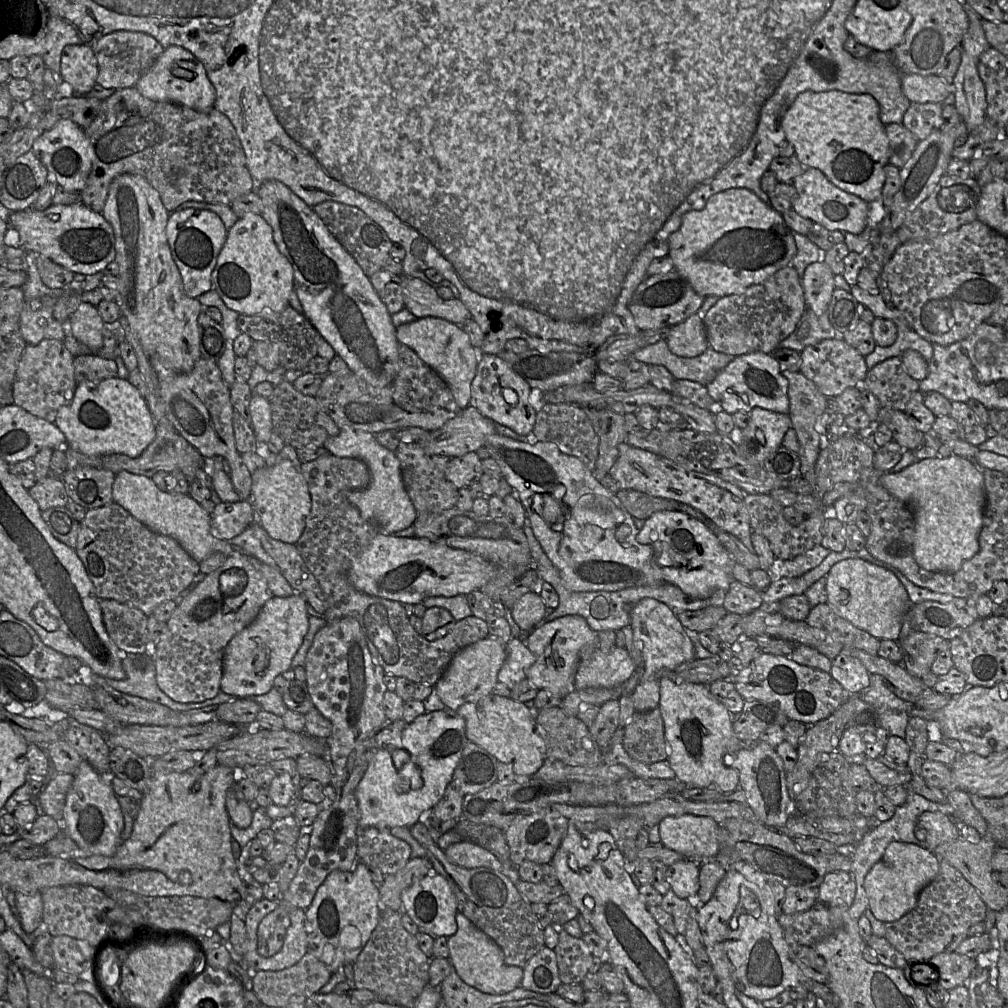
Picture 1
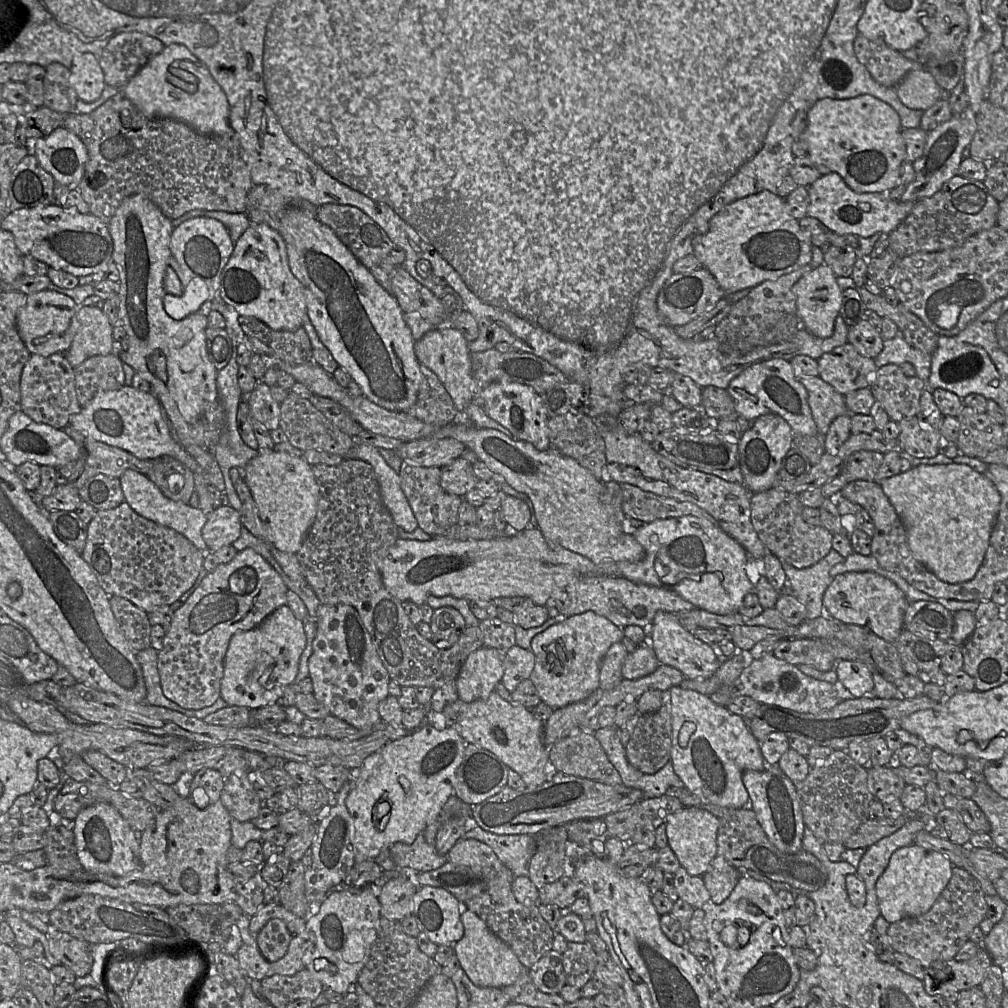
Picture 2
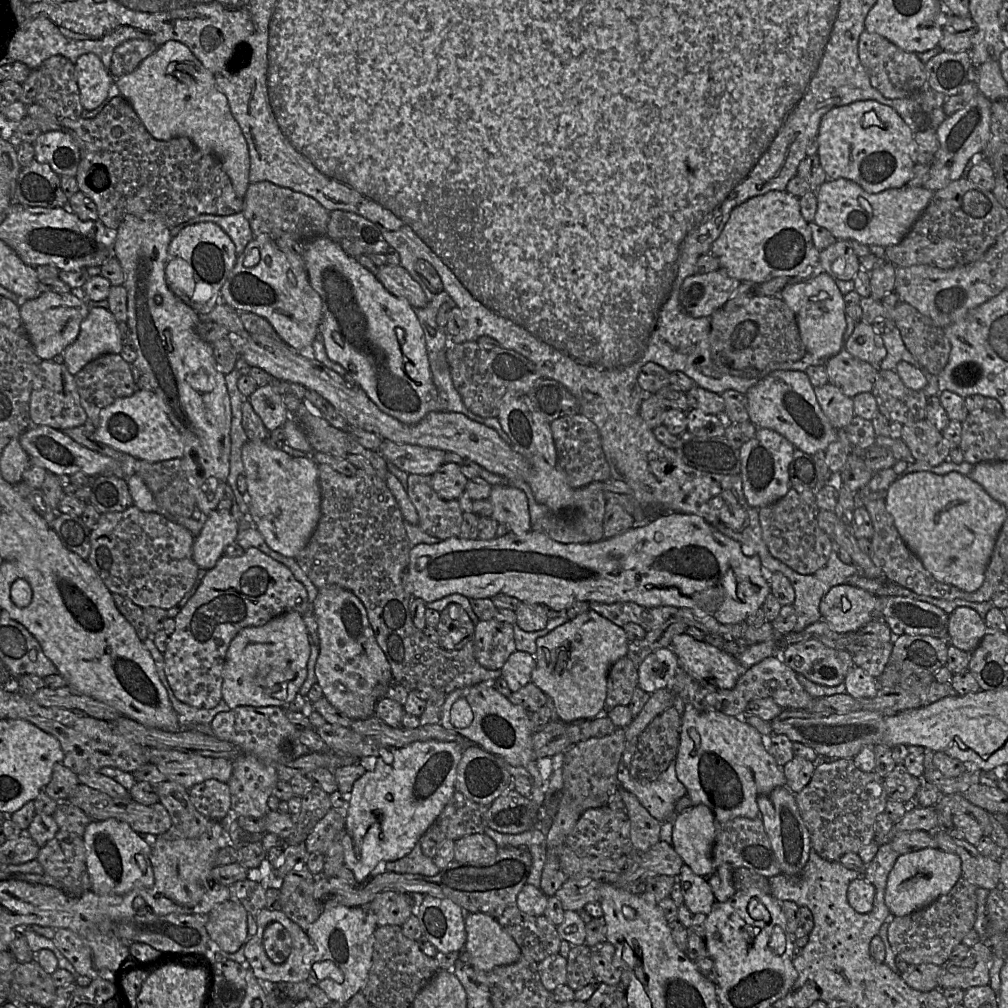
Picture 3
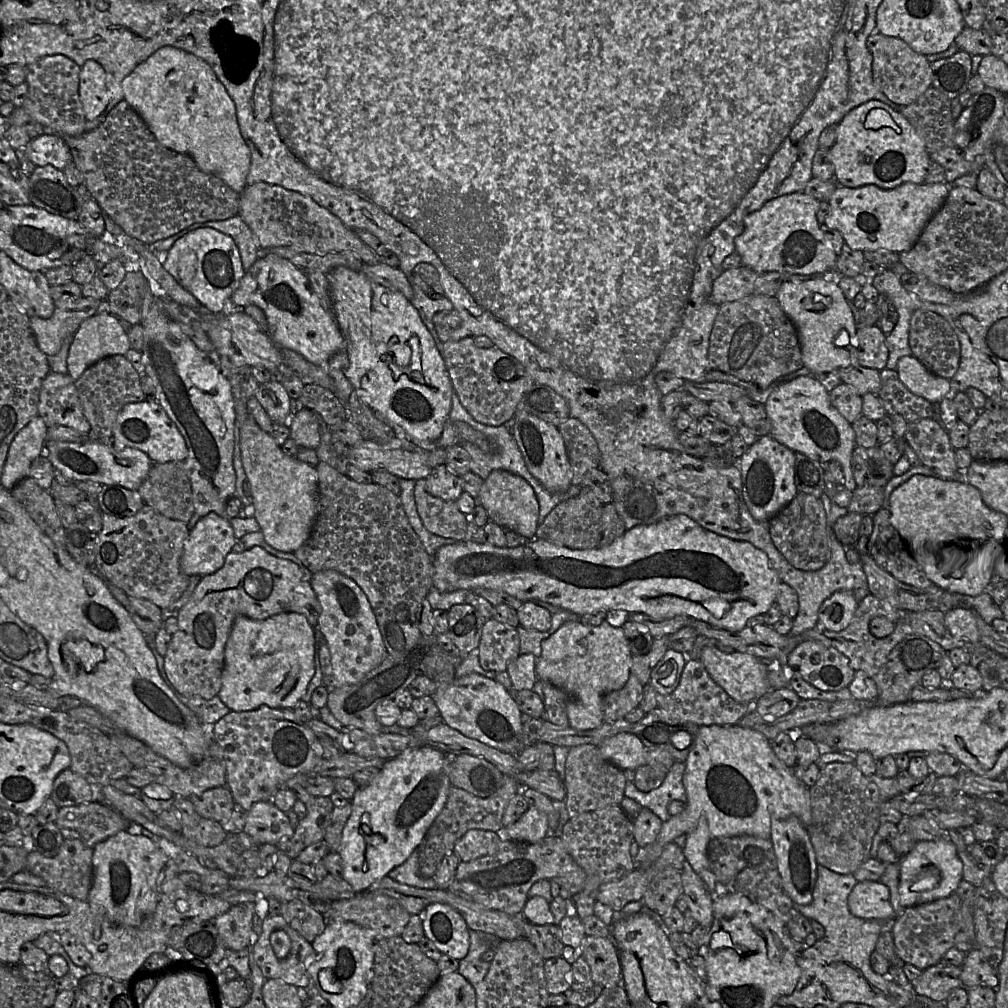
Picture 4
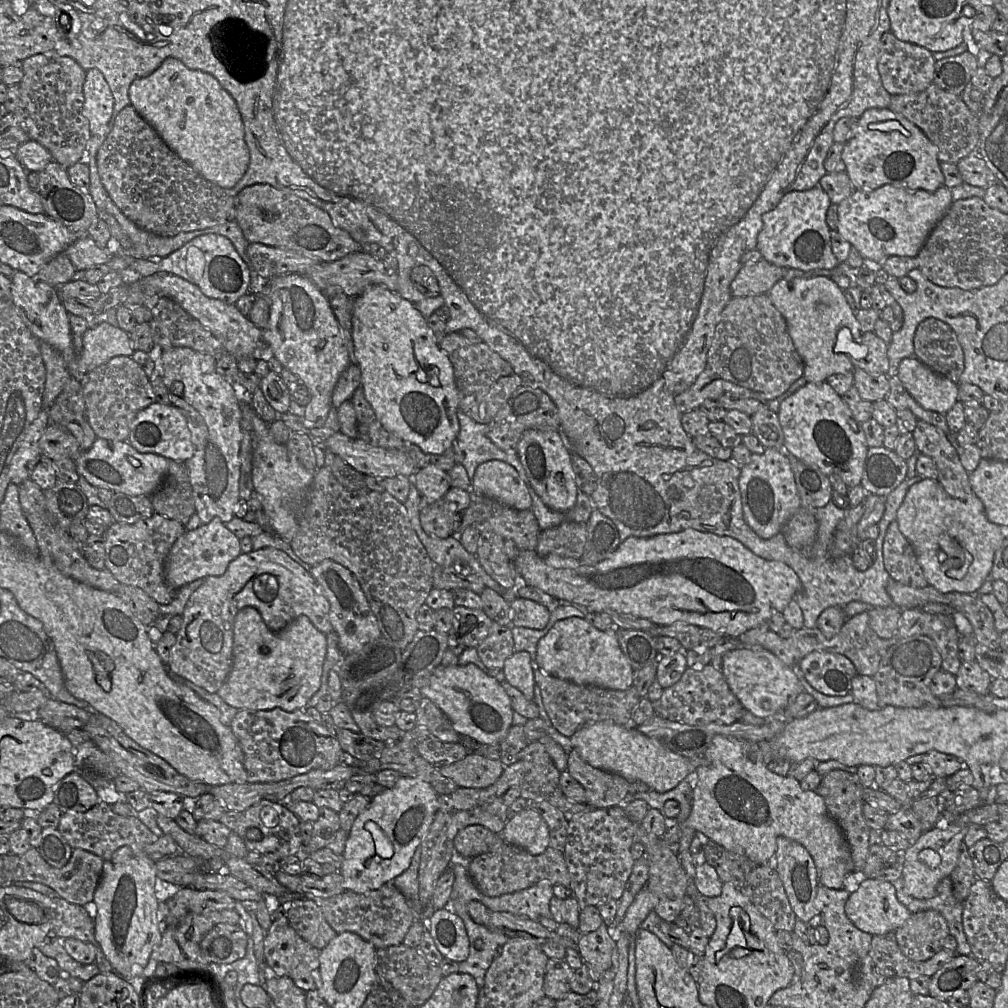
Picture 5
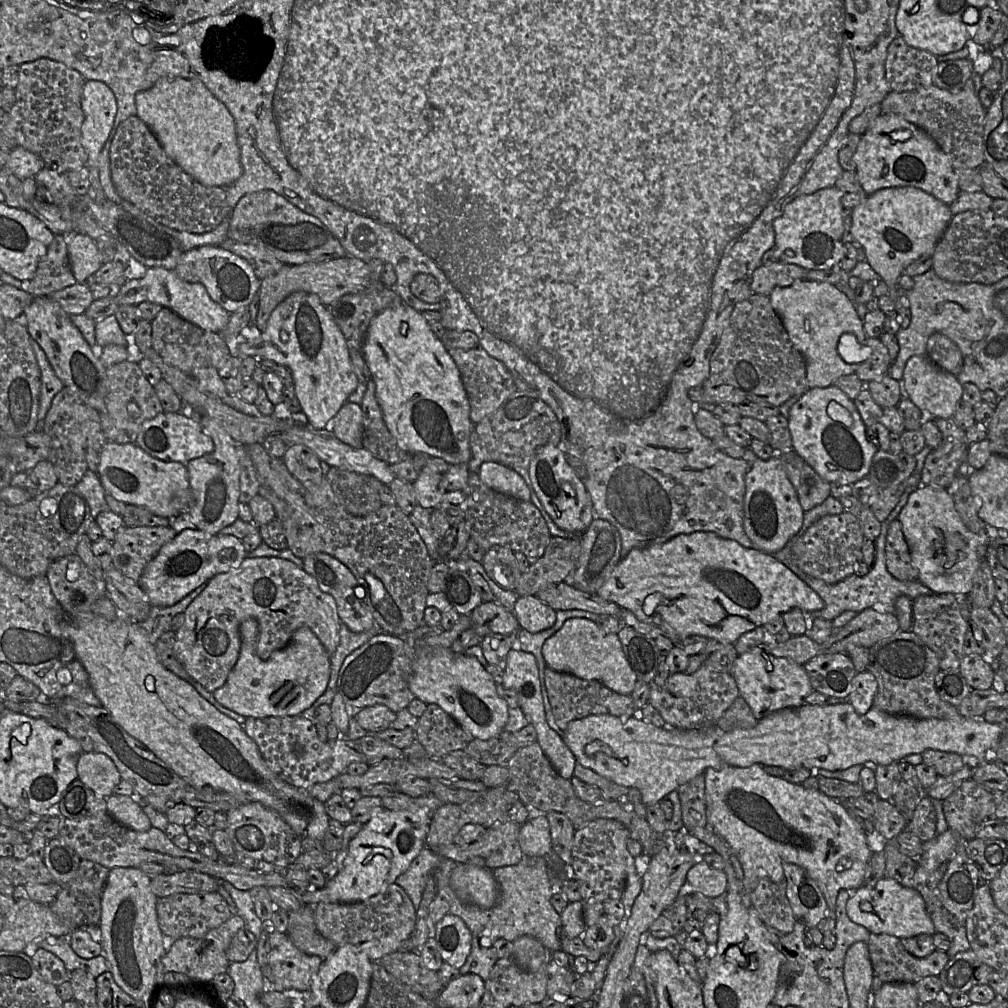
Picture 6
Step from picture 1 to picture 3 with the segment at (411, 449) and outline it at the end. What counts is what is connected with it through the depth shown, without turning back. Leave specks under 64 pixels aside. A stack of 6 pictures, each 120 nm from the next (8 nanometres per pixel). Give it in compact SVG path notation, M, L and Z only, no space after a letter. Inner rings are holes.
M409 474L406 492L416 509L422 531L440 540L459 537L464 512L458 500L446 501L438 496L432 487L432 475Z

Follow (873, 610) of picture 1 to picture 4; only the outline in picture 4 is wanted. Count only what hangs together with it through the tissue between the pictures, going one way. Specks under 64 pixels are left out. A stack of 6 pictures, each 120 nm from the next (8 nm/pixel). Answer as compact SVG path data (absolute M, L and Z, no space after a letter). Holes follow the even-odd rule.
M852 591L834 592L819 608L820 628L833 632L844 630L850 624L858 606Z

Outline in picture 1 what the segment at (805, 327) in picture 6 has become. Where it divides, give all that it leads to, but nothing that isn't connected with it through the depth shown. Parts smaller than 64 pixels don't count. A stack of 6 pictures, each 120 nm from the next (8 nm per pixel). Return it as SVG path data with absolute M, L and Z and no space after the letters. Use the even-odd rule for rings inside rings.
M824 261L807 266L802 278L806 306L817 315L827 312L835 287L834 274Z

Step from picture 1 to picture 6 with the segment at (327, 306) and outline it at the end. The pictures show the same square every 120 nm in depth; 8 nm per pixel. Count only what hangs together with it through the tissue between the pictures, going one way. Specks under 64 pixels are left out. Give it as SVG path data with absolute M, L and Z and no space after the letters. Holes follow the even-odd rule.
M401 303L396 307L387 308L377 314L372 319L367 330L365 342L363 345L363 356L370 370L372 380L375 382L375 394L382 410L384 422L390 433L396 439L398 445L409 454L423 454L427 457L439 457L444 459L450 465L467 465L471 457L470 435L474 430L474 424L470 419L470 402L468 399L468 395L464 388L460 372L454 360L449 355L442 341L435 336L430 326L428 325L428 322L423 317L422 313L415 310L406 303Z

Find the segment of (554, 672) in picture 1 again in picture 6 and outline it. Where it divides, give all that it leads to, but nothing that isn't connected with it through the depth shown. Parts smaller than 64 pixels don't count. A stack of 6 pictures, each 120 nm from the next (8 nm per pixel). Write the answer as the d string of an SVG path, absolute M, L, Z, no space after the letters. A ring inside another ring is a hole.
M567 619L558 631L546 639L542 655L547 667L581 679L597 680L618 694L631 695L638 679L626 658L618 634L605 632L590 619Z

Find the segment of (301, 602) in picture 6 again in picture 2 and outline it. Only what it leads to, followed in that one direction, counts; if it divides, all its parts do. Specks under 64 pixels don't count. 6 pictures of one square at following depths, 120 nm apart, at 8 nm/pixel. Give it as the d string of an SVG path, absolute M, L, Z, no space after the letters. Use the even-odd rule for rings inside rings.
M247 548L225 564L209 572L181 608L176 610L162 648L158 651L158 671L164 695L183 708L198 710L221 697L224 658L236 632L255 628L277 608L287 603L288 587L274 568L255 550Z

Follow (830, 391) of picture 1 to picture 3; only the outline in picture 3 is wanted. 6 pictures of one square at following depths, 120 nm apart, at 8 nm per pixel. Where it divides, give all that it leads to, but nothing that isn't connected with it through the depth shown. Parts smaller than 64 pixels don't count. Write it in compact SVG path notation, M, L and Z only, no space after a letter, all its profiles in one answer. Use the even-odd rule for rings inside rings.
M844 348L825 361L829 382L846 396L853 398L859 393L871 392L878 377L879 368L865 362Z

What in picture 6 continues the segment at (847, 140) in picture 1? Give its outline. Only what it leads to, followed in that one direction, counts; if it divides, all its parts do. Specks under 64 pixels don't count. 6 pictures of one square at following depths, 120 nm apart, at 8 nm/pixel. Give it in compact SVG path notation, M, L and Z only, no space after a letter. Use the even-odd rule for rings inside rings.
M879 115L861 135L852 159L857 179L867 195L884 188L910 186L950 206L960 192L949 157L925 131L898 115Z

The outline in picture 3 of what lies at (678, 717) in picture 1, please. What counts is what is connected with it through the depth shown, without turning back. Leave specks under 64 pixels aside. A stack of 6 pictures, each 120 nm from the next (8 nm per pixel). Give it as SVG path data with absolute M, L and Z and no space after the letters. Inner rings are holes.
M691 705L684 706L675 761L677 777L686 787L692 803L707 806L718 823L736 817L760 817L758 796L768 795L778 787L786 787L782 767L768 752L763 735L742 717L718 711L700 712ZM690 729L697 730L698 745L690 738Z

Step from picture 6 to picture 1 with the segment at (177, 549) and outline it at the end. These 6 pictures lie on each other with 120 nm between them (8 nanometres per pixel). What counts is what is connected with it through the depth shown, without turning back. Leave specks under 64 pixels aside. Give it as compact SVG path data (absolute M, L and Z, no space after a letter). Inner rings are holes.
M250 500L221 502L211 513L211 534L229 541L254 522L255 513Z

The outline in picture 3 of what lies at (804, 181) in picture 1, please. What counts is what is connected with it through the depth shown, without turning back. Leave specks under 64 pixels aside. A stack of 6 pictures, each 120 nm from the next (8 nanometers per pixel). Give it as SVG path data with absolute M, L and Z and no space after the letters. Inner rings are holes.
M844 178L828 179L815 192L817 211L813 222L827 229L837 240L855 240L884 248L903 240L934 195L934 191L922 186L868 193L857 183Z

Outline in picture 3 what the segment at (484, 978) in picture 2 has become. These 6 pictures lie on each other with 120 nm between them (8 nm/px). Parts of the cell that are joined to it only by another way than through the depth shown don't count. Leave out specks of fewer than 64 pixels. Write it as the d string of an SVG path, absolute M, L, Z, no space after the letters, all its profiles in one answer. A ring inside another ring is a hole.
M466 913L465 930L467 940L464 951L469 955L470 965L474 969L490 972L497 966L510 965L520 959L520 948L495 917L484 913Z

